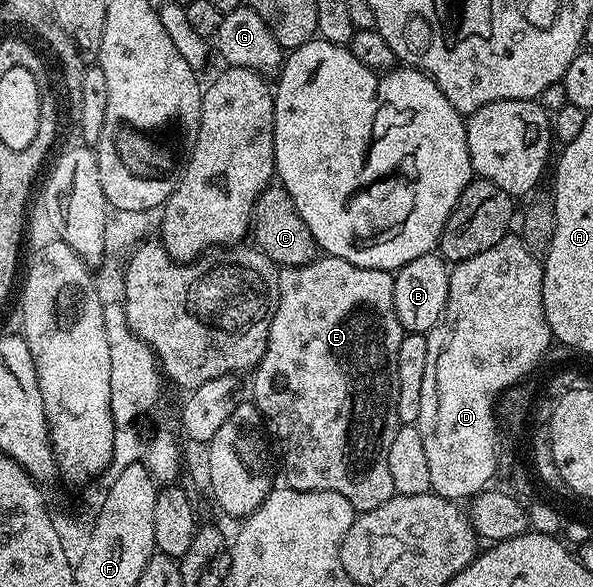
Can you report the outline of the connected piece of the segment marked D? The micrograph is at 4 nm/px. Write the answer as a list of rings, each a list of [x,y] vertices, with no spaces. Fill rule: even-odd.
[[[507,235],[496,247],[488,247],[488,251],[480,251],[480,255],[472,255],[472,259],[464,259],[451,268],[446,310],[426,334],[428,364],[424,366],[424,388],[420,391],[420,415],[416,422],[432,474],[430,488],[440,497],[461,502],[483,492],[495,480],[490,474],[493,464],[490,397],[523,369],[529,369],[539,354],[546,357],[552,345],[550,324],[544,315],[542,267],[543,262],[524,247],[521,236]]]

